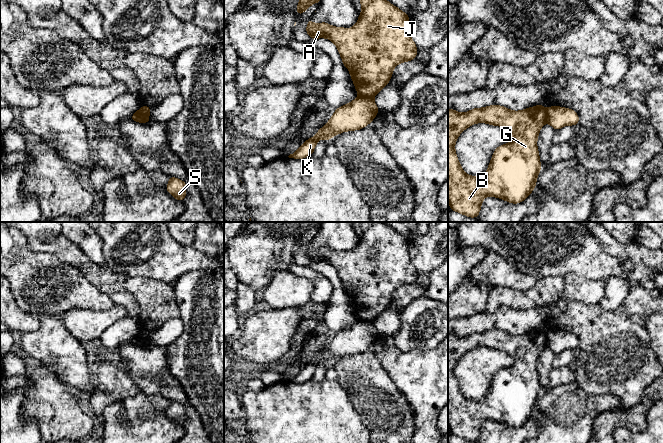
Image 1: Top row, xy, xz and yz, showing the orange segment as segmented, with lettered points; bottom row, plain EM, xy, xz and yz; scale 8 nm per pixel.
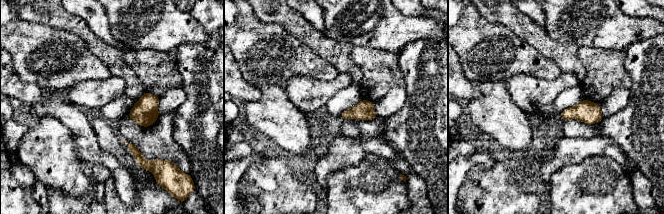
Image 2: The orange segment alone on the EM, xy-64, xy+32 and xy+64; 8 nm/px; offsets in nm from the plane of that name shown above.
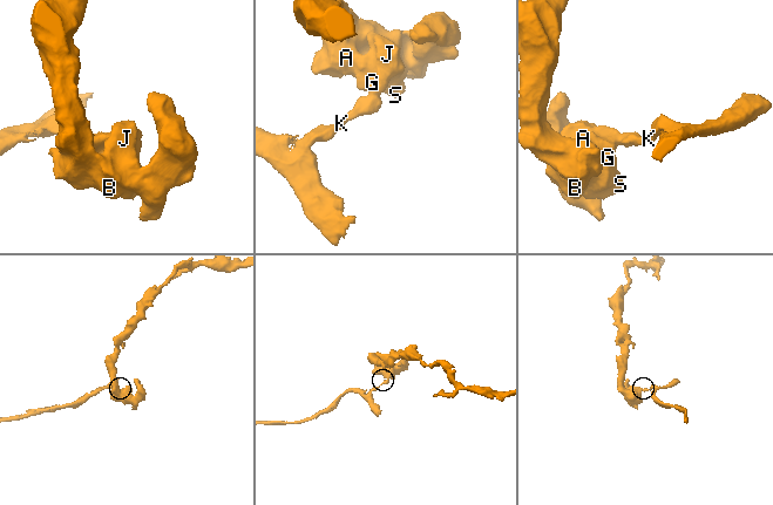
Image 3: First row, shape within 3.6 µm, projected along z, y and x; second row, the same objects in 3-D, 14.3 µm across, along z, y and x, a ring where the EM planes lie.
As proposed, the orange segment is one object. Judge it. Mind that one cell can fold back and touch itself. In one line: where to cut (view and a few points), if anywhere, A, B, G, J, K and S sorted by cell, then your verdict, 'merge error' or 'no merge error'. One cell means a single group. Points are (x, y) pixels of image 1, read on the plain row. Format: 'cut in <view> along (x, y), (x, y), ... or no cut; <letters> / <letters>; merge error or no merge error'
cut in xy along (140, 332), (141, 337), (148, 341); A B G J S / K; merge error

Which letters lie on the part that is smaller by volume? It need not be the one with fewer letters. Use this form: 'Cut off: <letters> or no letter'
Cut off: K

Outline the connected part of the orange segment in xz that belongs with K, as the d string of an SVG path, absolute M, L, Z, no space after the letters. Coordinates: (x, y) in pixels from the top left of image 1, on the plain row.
M359 320L352 326L335 333L328 347L320 352L314 361L302 367L300 372L288 381L303 383L313 379L318 364L328 365L342 356L360 354L371 347L378 336L379 333L373 322Z

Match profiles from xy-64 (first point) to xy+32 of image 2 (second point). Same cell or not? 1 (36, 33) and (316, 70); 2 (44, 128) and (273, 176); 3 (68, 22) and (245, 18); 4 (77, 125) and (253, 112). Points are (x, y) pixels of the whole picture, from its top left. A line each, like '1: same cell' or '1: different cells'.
1: same cell
2: same cell
3: different cells
4: same cell

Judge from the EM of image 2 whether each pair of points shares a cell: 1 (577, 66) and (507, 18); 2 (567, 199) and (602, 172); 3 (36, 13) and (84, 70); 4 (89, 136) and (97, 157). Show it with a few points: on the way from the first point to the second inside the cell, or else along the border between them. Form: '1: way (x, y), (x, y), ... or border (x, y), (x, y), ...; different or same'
1: way (560, 53), (548, 47), (524, 27); same
2: way (576, 195), (593, 181); same
3: border (23, 19), (69, 31); different
4: way (89, 141), (89, 149), (92, 152); same

